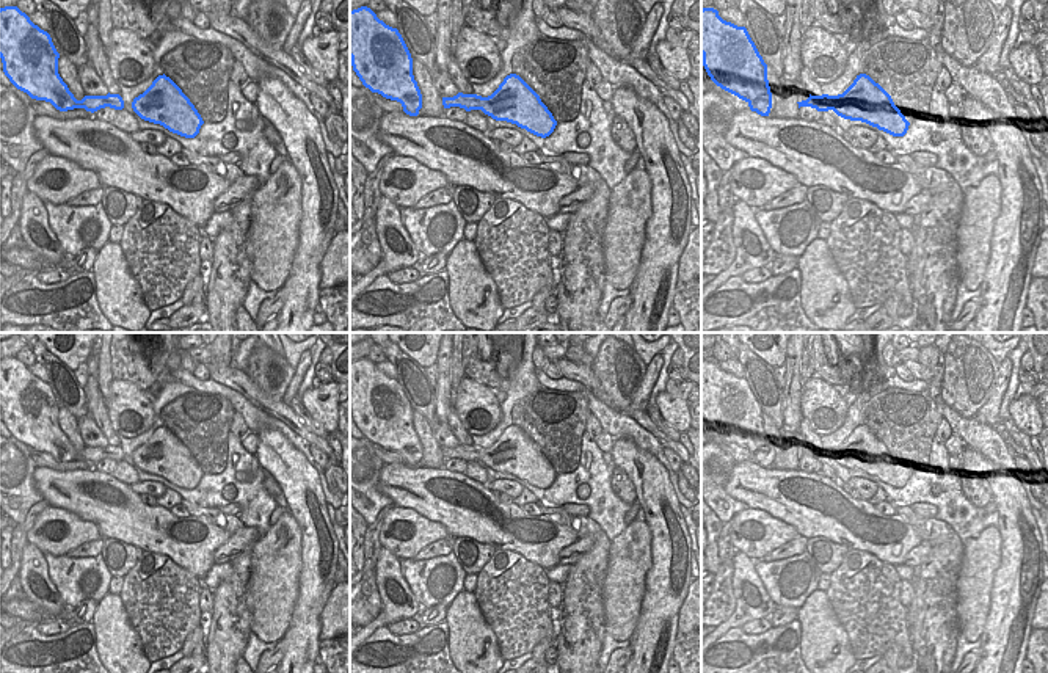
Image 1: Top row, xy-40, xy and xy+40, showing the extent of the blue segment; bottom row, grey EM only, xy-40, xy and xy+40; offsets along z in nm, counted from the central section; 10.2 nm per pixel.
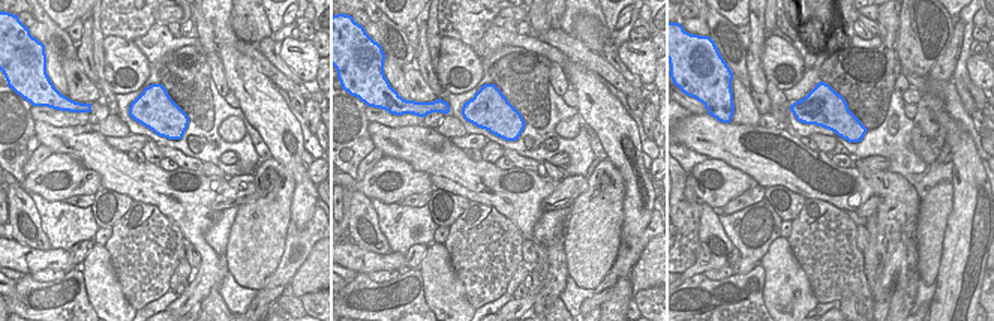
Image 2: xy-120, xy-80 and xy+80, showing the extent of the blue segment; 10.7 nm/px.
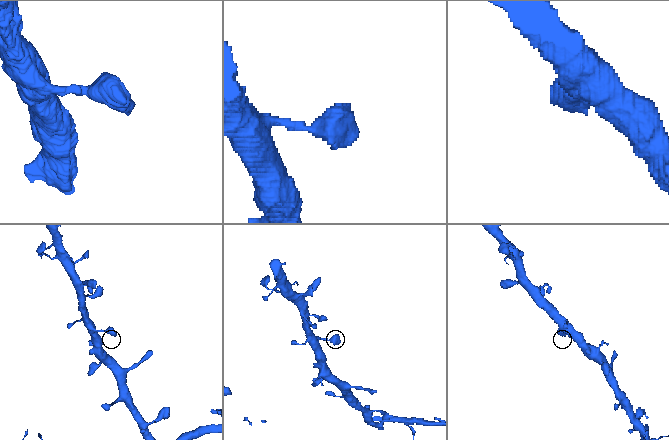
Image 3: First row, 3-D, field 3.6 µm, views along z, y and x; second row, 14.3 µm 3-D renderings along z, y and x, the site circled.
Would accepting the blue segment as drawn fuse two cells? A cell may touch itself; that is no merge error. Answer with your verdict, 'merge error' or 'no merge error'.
no merge error

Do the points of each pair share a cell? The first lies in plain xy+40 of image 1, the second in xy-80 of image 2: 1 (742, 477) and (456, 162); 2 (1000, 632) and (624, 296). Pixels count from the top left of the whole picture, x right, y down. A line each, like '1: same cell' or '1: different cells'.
1: same cell
2: same cell

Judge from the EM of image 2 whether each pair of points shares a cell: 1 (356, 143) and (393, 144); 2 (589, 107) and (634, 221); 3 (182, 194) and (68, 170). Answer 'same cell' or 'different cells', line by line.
1: different cells
2: same cell
3: different cells

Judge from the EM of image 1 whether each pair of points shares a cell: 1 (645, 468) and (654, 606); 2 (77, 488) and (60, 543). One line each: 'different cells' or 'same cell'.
1: same cell
2: different cells

